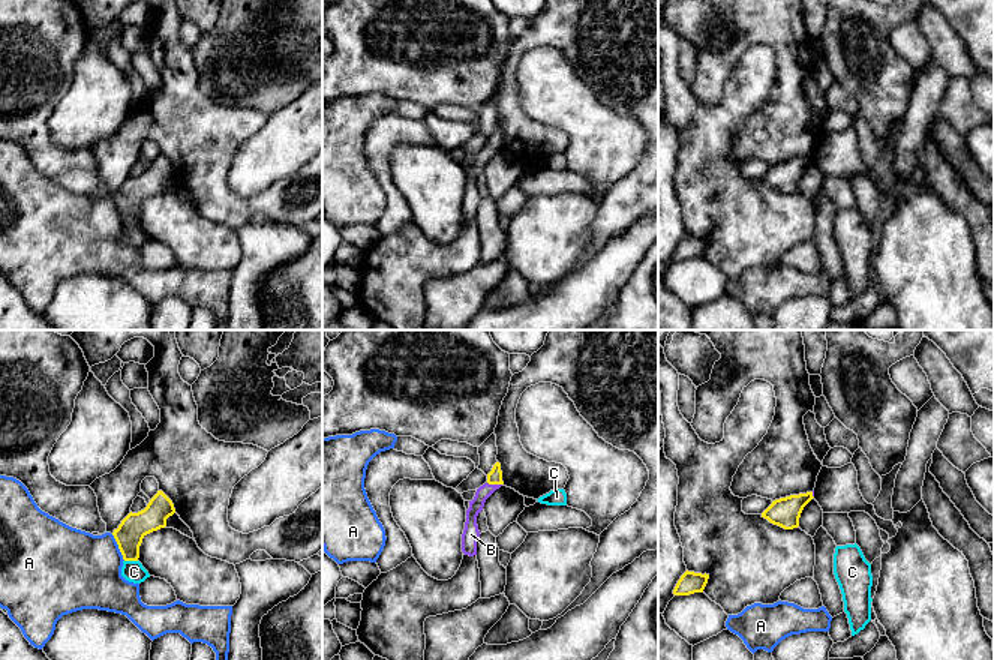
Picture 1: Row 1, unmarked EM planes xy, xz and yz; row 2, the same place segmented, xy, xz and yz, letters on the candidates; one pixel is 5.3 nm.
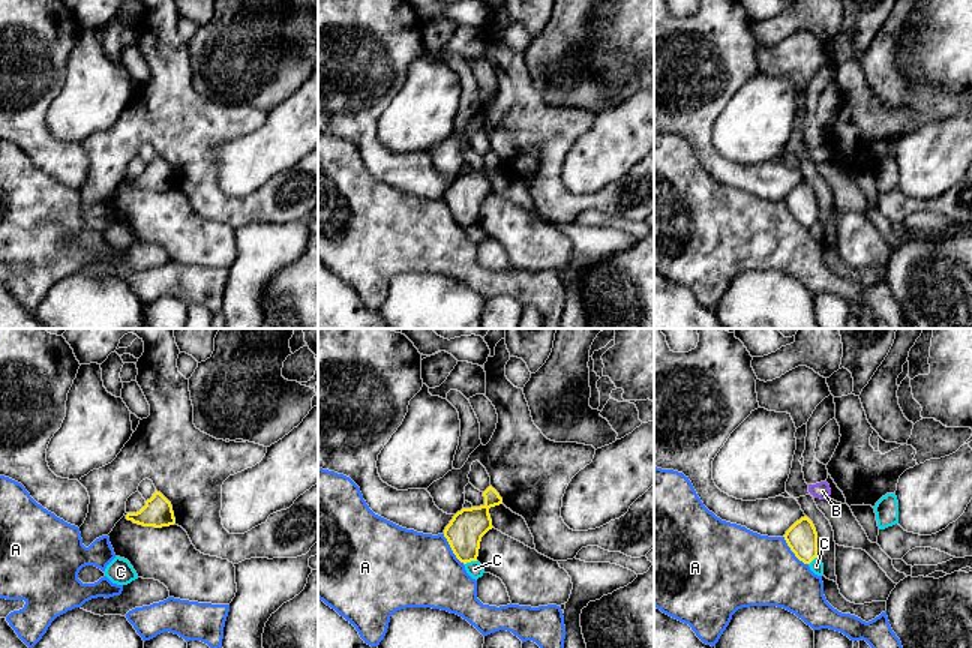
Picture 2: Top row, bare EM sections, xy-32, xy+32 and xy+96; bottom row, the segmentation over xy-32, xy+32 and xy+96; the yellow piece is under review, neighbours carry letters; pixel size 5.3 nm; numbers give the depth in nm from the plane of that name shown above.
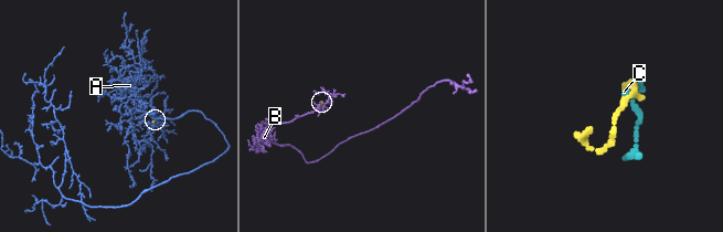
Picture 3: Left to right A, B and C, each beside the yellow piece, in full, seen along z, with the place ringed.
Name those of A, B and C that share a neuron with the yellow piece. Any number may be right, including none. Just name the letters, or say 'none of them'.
B

